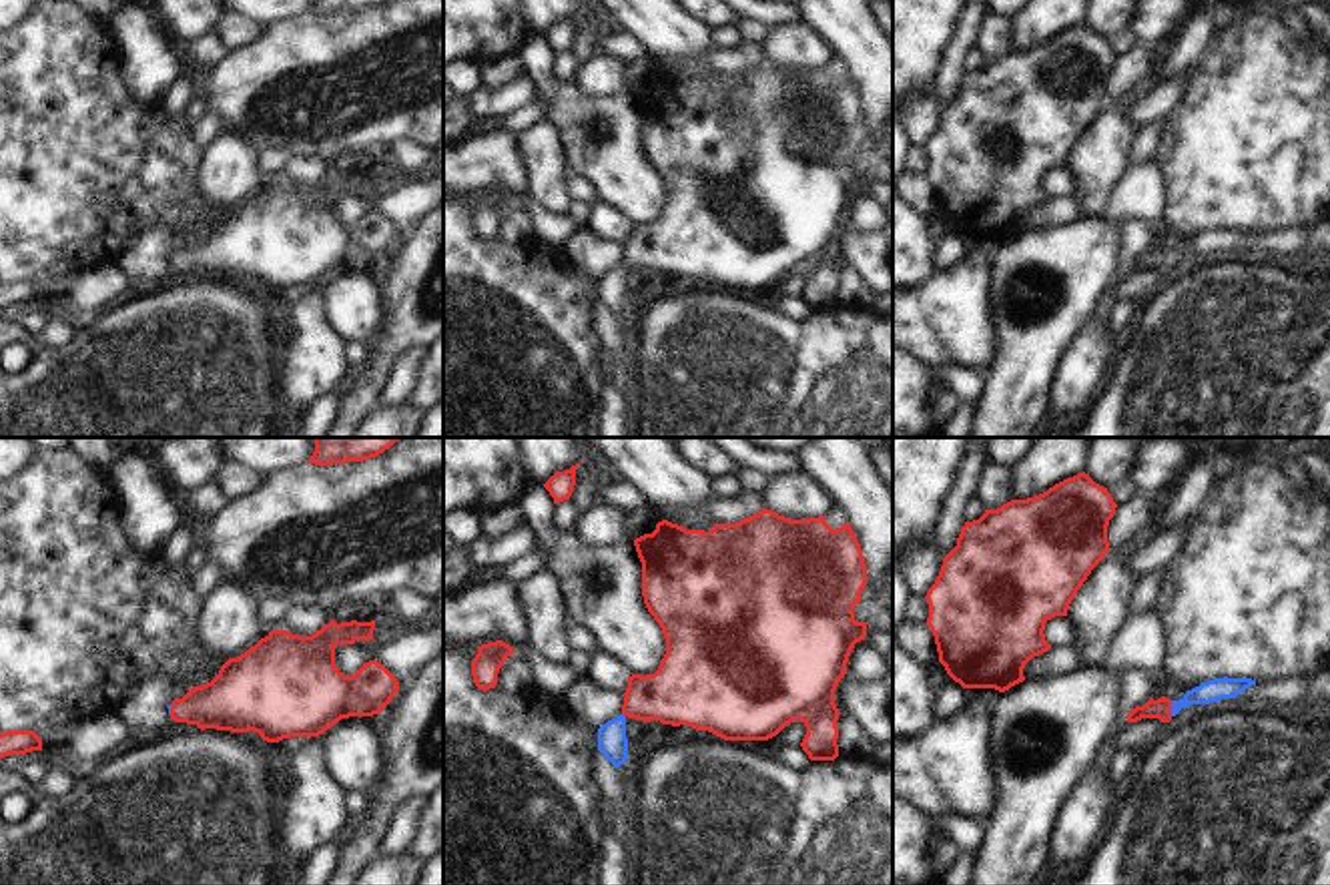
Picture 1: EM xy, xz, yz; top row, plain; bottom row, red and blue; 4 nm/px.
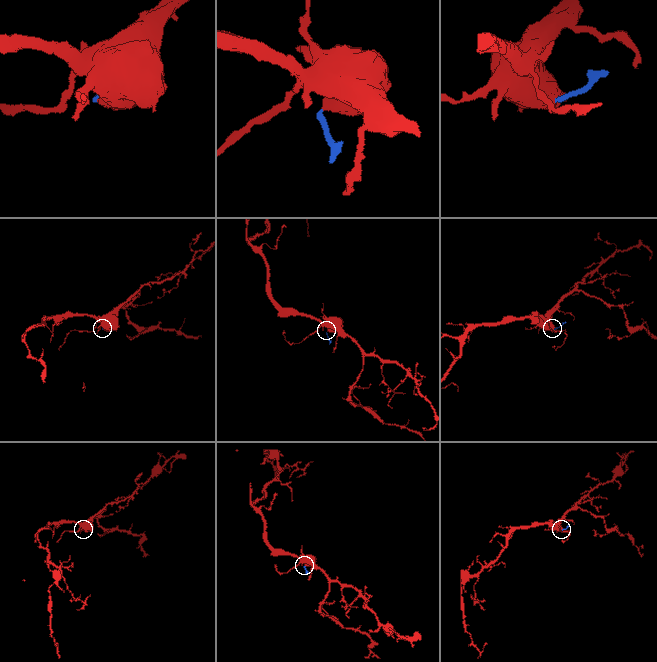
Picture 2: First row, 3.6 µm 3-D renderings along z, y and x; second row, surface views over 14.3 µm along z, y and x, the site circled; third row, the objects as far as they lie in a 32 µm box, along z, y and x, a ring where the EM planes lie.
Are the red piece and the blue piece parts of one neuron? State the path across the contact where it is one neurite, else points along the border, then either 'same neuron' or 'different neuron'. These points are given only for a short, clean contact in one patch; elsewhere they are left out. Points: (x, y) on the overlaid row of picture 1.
way yz (1160, 709), (1170, 709), (1190, 697), (1212, 691); same neuron

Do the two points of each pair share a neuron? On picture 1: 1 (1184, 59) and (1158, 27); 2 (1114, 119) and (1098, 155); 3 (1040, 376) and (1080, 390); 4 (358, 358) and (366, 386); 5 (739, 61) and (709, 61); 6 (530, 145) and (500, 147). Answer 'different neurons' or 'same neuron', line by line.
1: different neurons
2: same neuron
3: different neurons
4: different neurons
5: same neuron
6: different neurons

